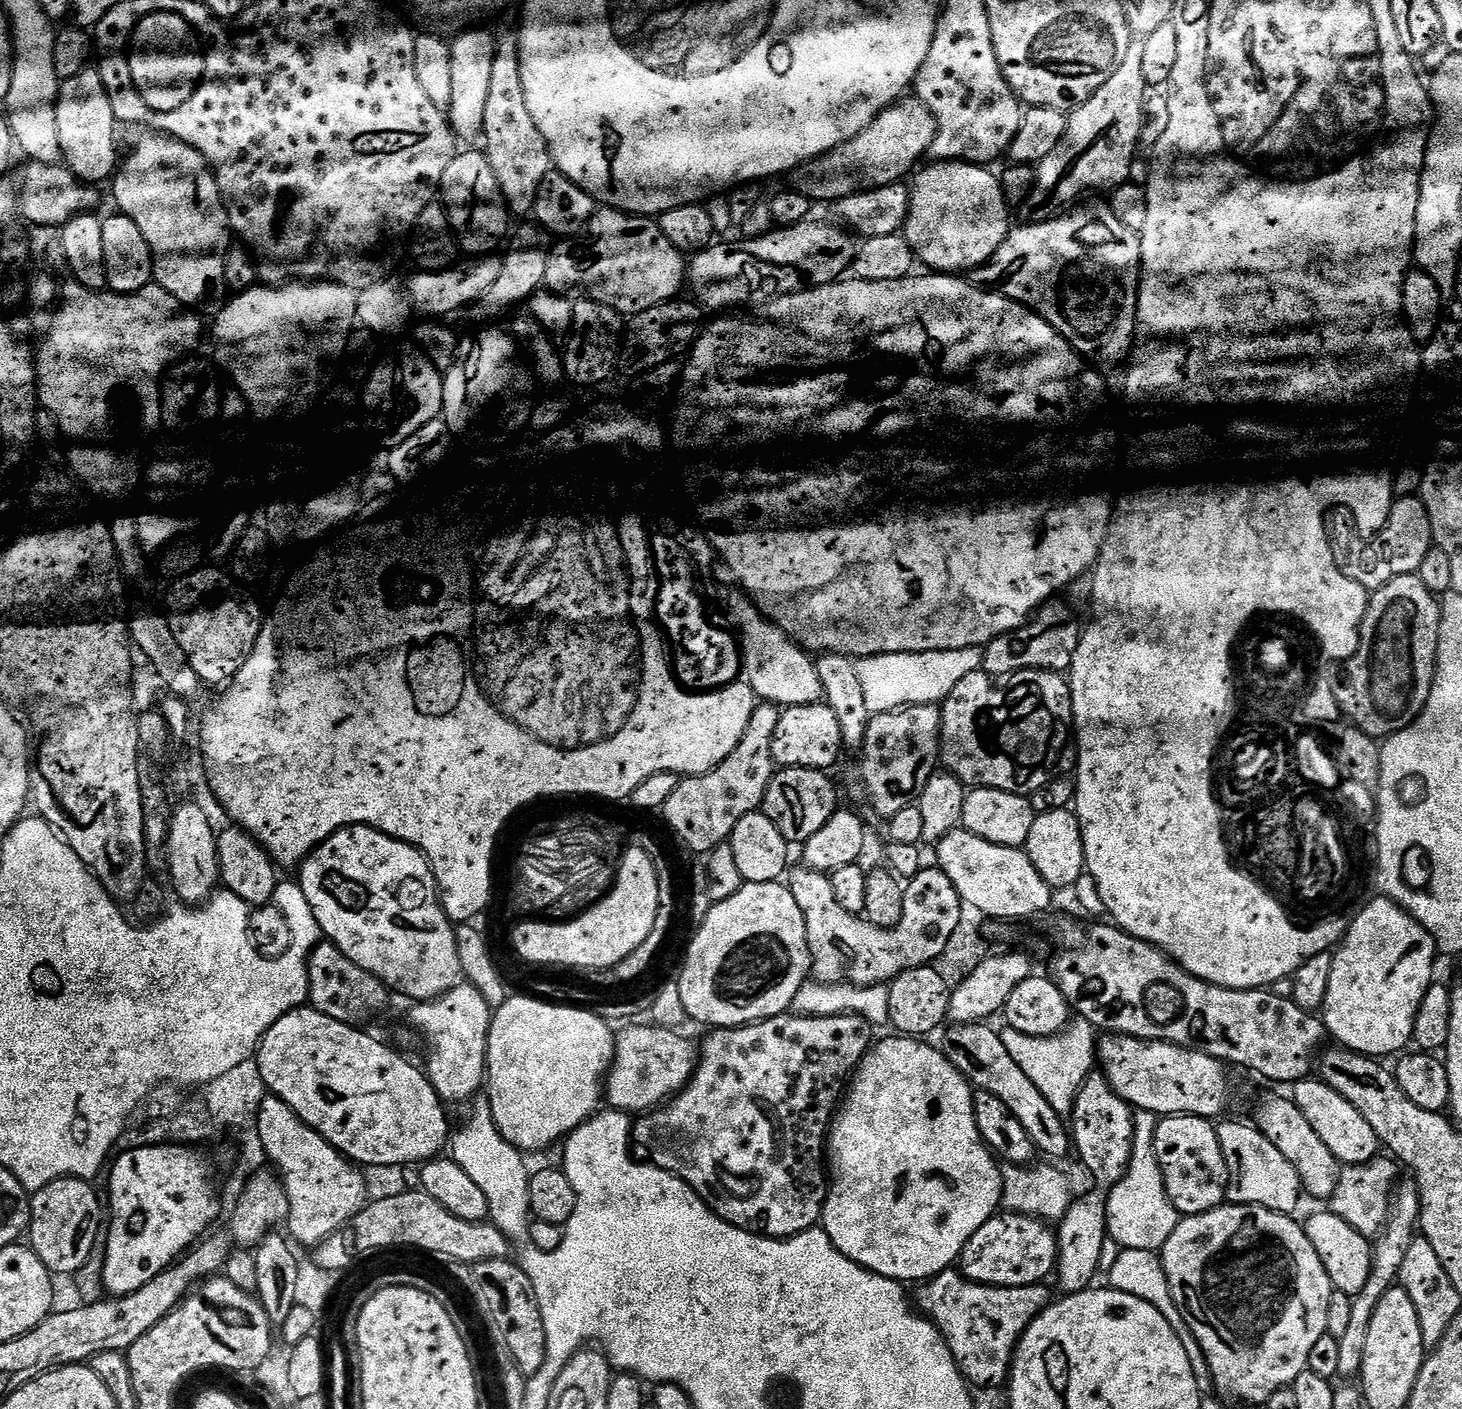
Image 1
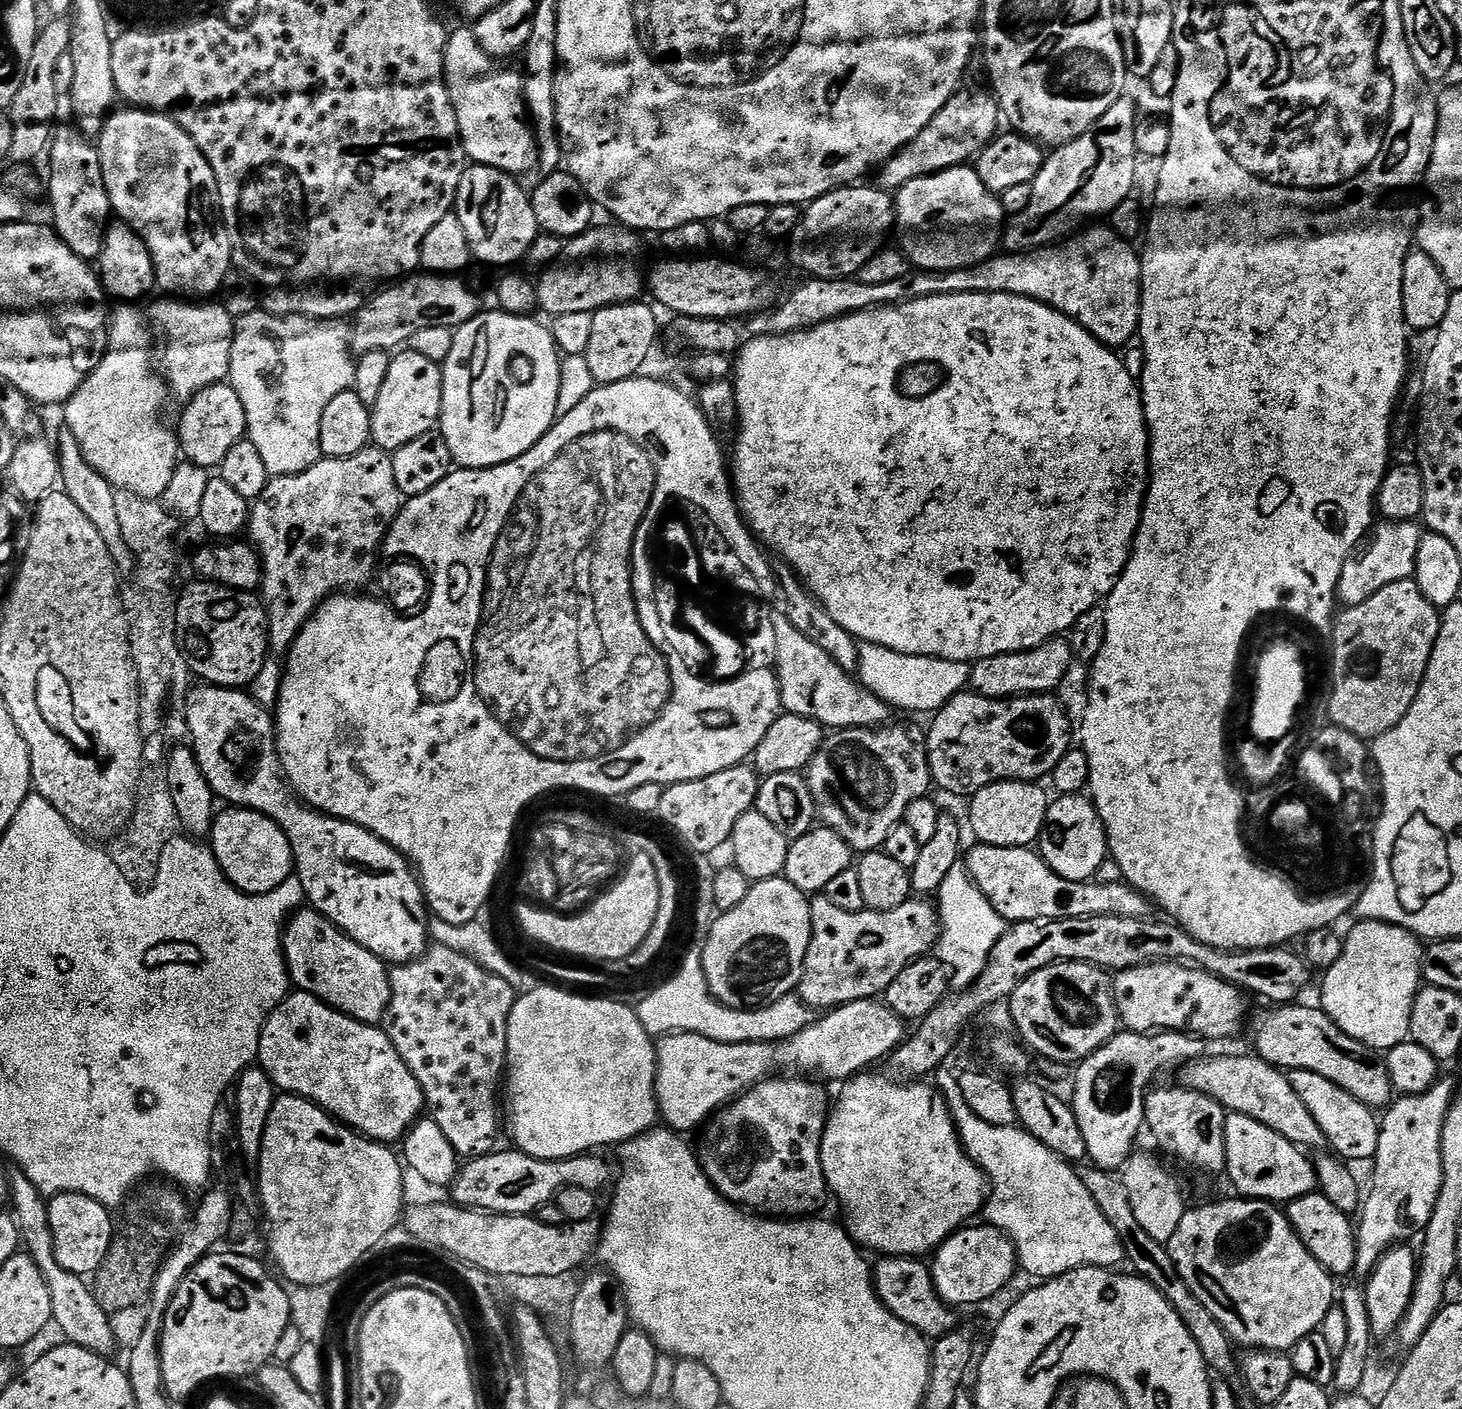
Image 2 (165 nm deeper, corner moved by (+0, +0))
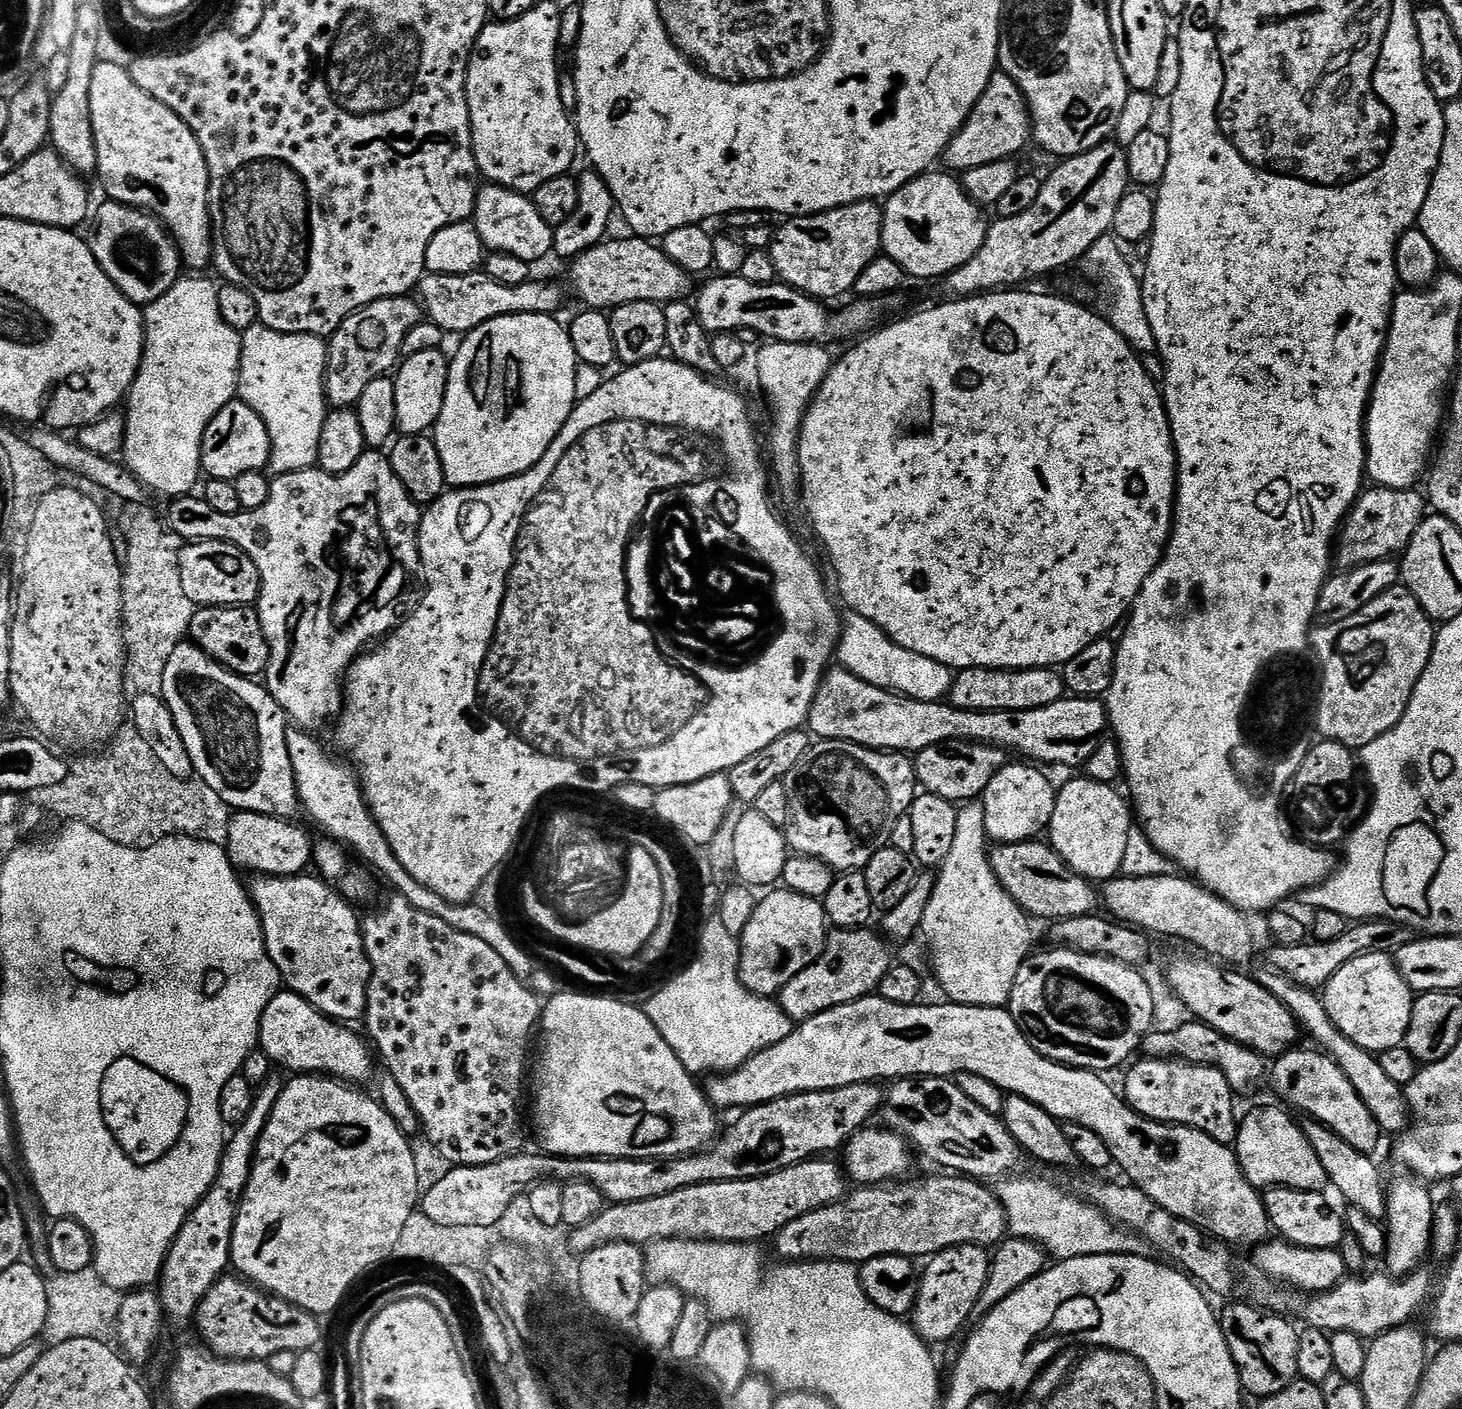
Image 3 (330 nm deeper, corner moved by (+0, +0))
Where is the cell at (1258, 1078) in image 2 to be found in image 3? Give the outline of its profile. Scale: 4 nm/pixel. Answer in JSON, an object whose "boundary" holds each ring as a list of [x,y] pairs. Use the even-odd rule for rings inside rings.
{"boundary":[[[1311,1118],[1302,1124],[1310,1146],[1314,1146],[1314,1154],[1322,1161],[1322,1170],[1326,1170],[1329,1185],[1345,1200],[1348,1208],[1362,1210],[1362,1214],[1370,1214],[1370,1218],[1383,1221],[1388,1215],[1388,1197],[1386,1195],[1386,1180],[1380,1177],[1380,1168],[1372,1161],[1373,1157],[1366,1152],[1354,1150],[1350,1142],[1338,1138],[1334,1130],[1318,1123]]]}

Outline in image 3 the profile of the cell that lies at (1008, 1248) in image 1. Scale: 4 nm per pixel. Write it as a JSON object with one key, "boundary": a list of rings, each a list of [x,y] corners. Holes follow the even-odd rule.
{"boundary":[[[973,1244],[947,1248],[937,1252],[925,1263],[928,1265],[922,1268],[916,1289],[916,1307],[910,1313],[911,1323],[921,1340],[937,1346],[943,1340],[965,1331],[964,1323],[970,1320],[974,1306],[988,1281],[989,1263],[989,1253]]]}

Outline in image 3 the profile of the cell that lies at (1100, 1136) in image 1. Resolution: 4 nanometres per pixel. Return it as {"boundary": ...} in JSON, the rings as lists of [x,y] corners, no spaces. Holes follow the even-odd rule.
{"boundary":[[[1189,1019],[1189,1024],[1180,1024],[1169,1032],[1153,1030],[1143,1042],[1142,1048],[1149,1057],[1161,1060],[1185,1060],[1188,1064],[1206,1064],[1219,1068],[1237,1097],[1252,1096],[1260,1088],[1260,1083],[1266,1080],[1266,1060],[1252,1048],[1242,1046],[1230,1038],[1223,1036],[1208,1024],[1199,1020]]]}

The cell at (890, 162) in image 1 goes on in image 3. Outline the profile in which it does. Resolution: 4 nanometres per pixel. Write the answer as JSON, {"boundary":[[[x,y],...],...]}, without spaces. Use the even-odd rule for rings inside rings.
{"boundary":[[[998,70],[986,86],[982,98],[978,98],[974,110],[968,115],[968,121],[946,146],[942,157],[943,167],[962,174],[974,166],[986,166],[986,162],[1019,157],[1019,152],[1030,144],[1031,135],[1032,118],[1028,114],[1028,103],[1024,101],[1022,90],[1018,90],[1016,83],[1005,72]]]}

